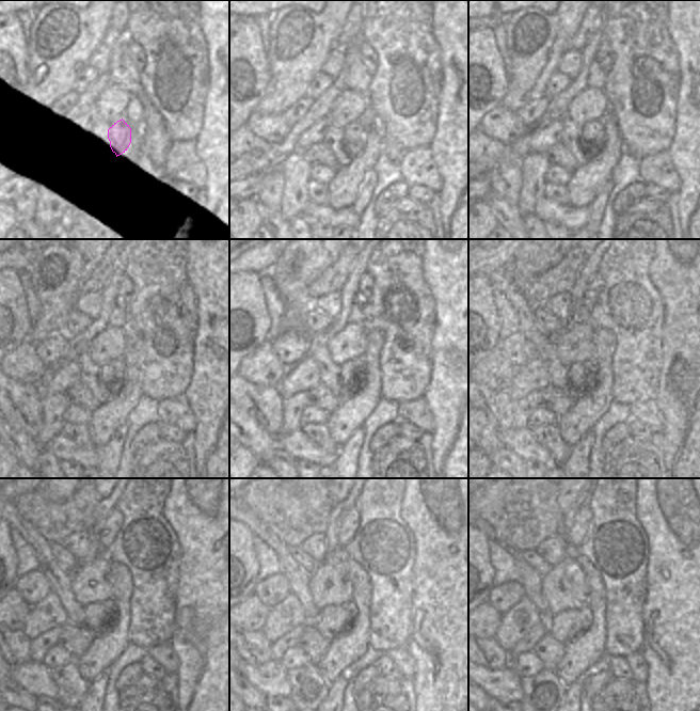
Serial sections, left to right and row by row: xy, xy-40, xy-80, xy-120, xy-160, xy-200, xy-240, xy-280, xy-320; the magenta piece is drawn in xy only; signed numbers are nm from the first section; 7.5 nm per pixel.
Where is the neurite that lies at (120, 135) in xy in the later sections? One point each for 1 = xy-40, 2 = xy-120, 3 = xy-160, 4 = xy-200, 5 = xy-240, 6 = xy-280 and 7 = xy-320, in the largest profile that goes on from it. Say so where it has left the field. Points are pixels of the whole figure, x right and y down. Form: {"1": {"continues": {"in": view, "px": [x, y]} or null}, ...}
{"1": {"continues": {"in": "xy-40", "px": [354, 131]}}, "2": {"continues": {"in": "xy-120", "px": [113, 370]}}, "3": {"continues": {"in": "xy-160", "px": [351, 370]}}, "4": {"continues": {"in": "xy-200", "px": [579, 375]}}, "5": {"continues": {"in": "xy-240", "px": [97, 616]}}, "6": {"continues": {"in": "xy-280", "px": [333, 619]}}, "7": {"continues": {"in": "xy-320", "px": [562, 627]}}}

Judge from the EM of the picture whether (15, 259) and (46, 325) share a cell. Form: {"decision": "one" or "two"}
{"decision": "two"}

